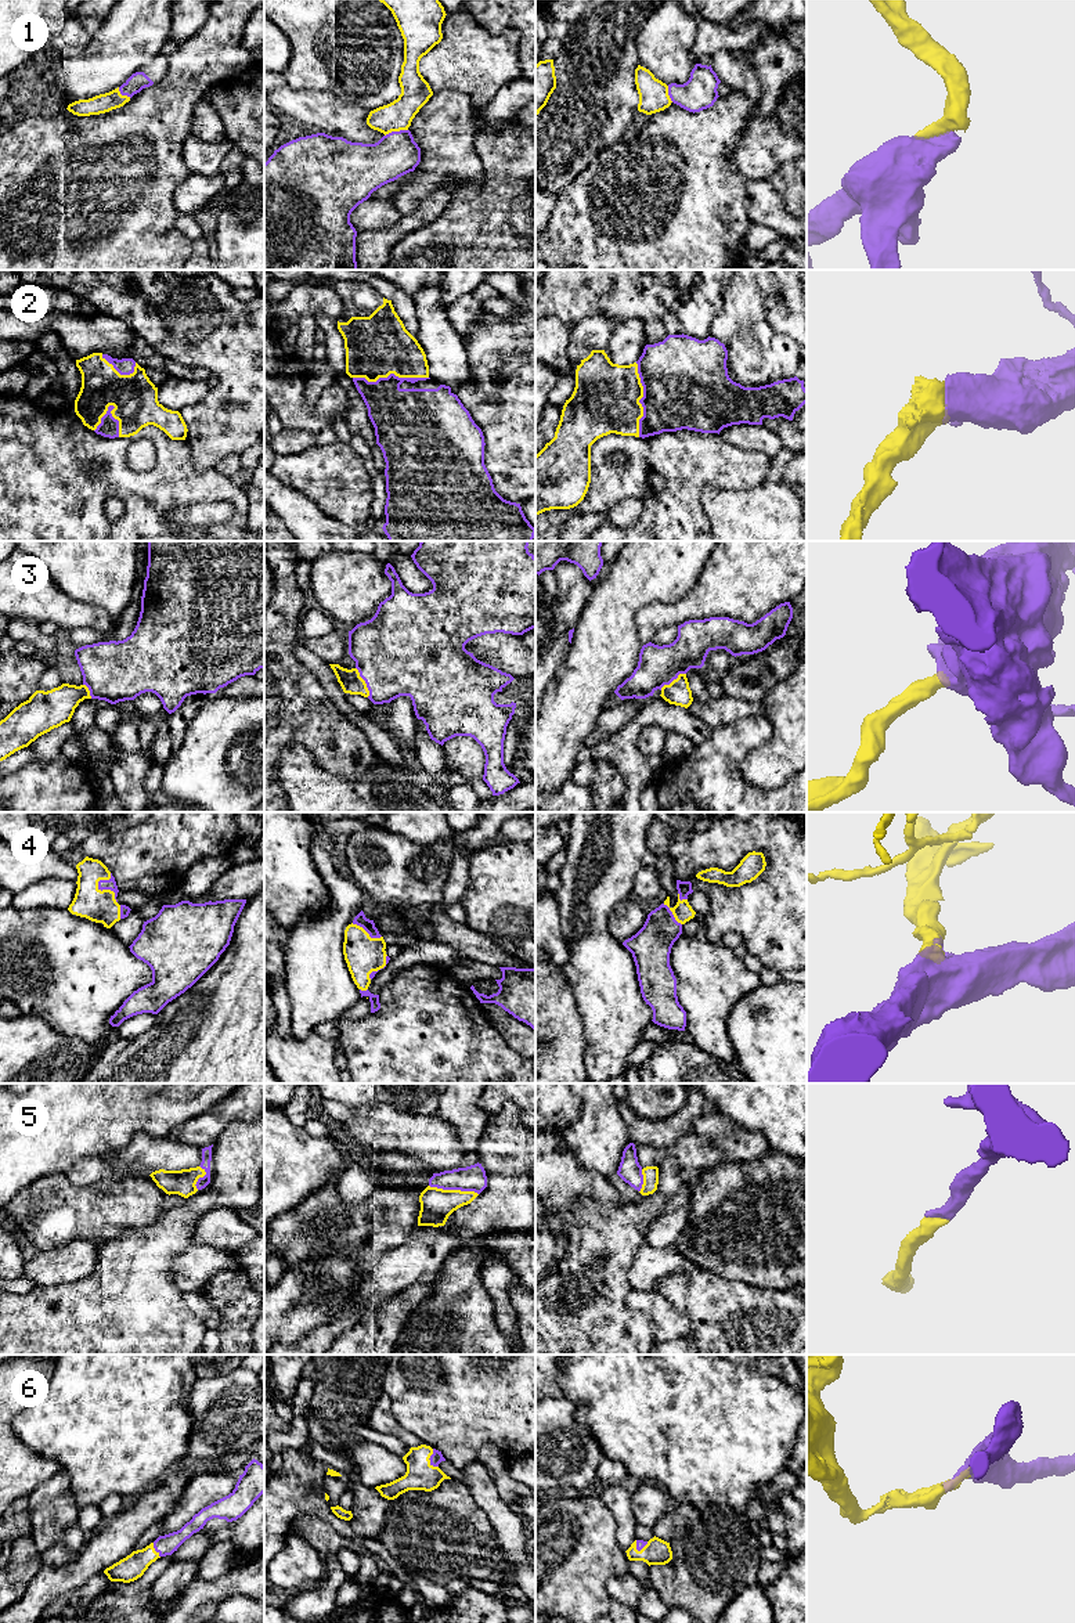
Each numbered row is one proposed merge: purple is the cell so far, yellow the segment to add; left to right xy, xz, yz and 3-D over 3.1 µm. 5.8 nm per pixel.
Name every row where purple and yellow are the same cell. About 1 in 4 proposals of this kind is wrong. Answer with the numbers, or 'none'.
1, 2, 3, 4, 5, 6

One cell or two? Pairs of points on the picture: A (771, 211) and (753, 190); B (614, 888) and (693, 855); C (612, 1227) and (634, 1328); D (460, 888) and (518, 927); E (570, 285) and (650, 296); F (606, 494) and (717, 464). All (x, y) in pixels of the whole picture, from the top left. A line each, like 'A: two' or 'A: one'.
A: one
B: two
C: one
D: two
E: one
F: one

